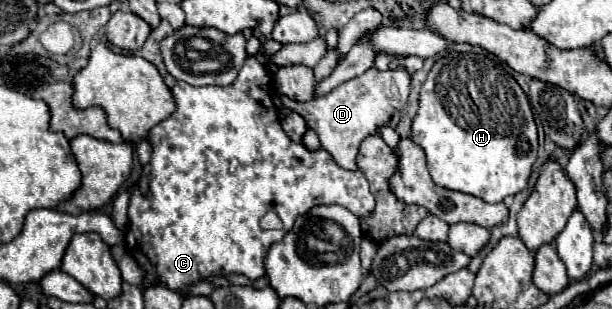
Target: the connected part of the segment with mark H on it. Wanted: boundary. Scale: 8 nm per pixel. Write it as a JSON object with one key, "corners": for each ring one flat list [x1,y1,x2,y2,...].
{"corners":[[449,52,433,64,421,86,411,140,425,152,429,174,437,186,465,192,485,202,503,202,505,196,525,190,537,160,537,126,525,92,501,62,473,52]]}

